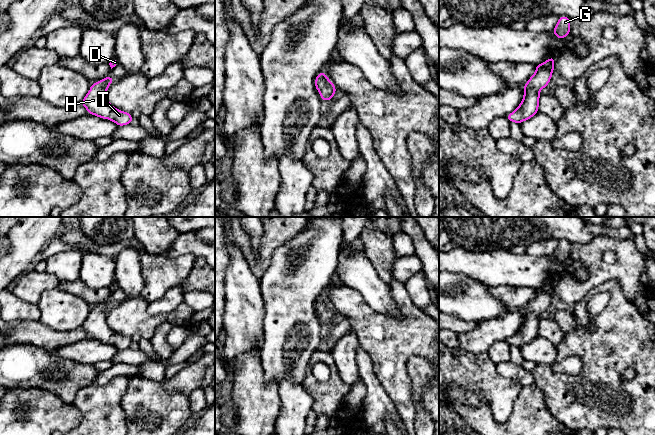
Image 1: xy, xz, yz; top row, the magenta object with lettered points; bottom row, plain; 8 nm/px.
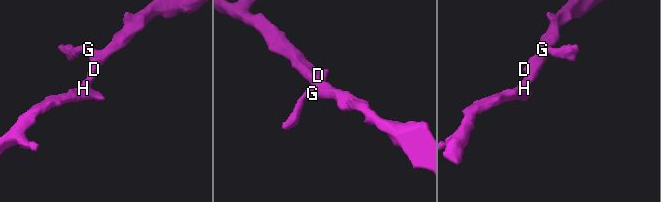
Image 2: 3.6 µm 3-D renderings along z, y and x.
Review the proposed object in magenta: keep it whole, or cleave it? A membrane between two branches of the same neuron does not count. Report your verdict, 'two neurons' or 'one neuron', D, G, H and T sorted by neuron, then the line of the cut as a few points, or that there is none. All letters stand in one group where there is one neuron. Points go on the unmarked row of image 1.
one neuron | D G H T | no cut

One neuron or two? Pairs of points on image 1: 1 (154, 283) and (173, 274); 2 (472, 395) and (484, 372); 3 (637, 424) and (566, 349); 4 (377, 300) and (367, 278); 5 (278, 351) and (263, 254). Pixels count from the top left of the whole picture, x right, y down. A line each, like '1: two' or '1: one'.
1: one
2: one
3: one
4: one
5: two

